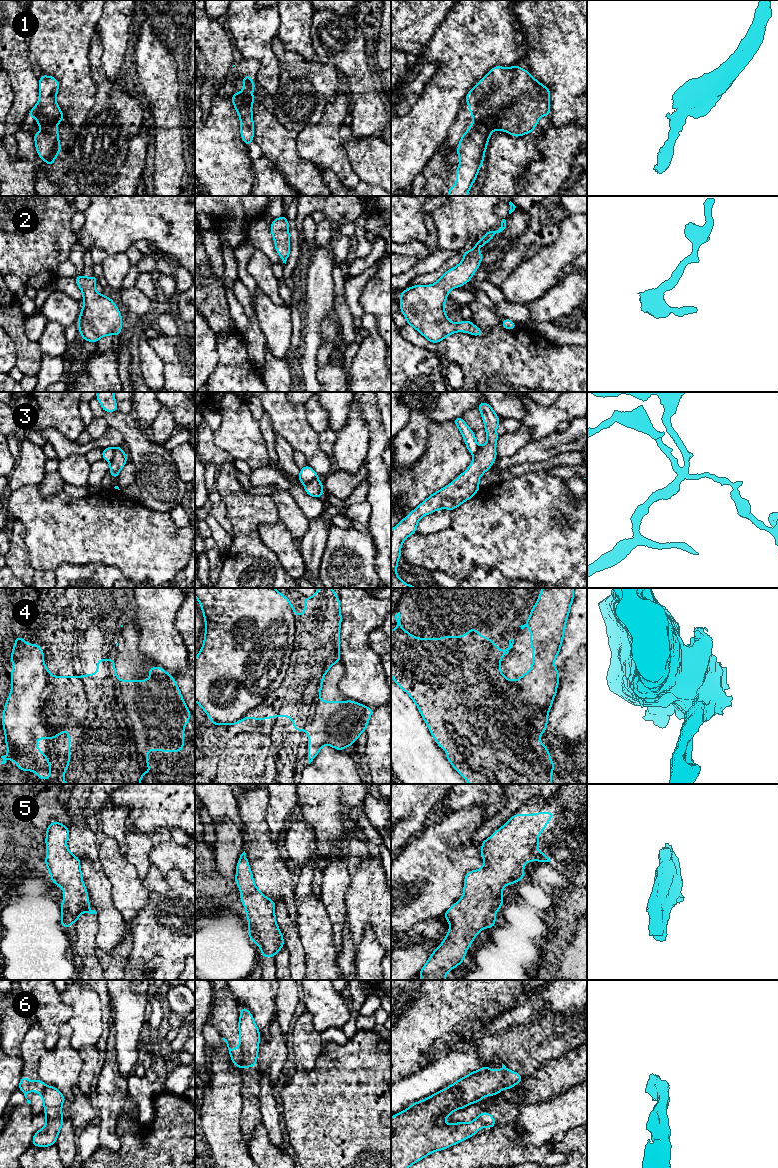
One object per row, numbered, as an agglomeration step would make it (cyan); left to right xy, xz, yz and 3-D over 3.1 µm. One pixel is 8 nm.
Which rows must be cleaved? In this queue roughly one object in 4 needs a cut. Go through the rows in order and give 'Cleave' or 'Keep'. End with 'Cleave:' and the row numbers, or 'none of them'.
1: Keep
2: Keep
3: Cleave
4: Cleave
5: Keep
6: Cleave
Cleave: 3, 4, 6

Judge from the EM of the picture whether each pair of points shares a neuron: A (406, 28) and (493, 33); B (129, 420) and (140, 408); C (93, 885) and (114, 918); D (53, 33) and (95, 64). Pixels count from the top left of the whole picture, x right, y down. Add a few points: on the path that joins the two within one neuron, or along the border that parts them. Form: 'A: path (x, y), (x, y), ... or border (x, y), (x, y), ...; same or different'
A: border (449, 11), (422, 50); different
B: border (132, 413), (147, 429); different
C: path (100, 893), (100, 898), (106, 910); same
D: border (92, 37), (89, 51), (89, 72), (95, 83); different

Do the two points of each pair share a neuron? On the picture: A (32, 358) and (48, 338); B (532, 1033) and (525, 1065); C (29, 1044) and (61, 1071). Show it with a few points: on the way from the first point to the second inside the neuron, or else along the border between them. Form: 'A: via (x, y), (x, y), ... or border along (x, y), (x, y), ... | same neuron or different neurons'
A: border along (37, 342), (42, 354) | different neurons
B: via (529, 1041), (525, 1045), (525, 1057) | same neuron
C: border along (47, 1051), (39, 1060), (37, 1068) | different neurons

